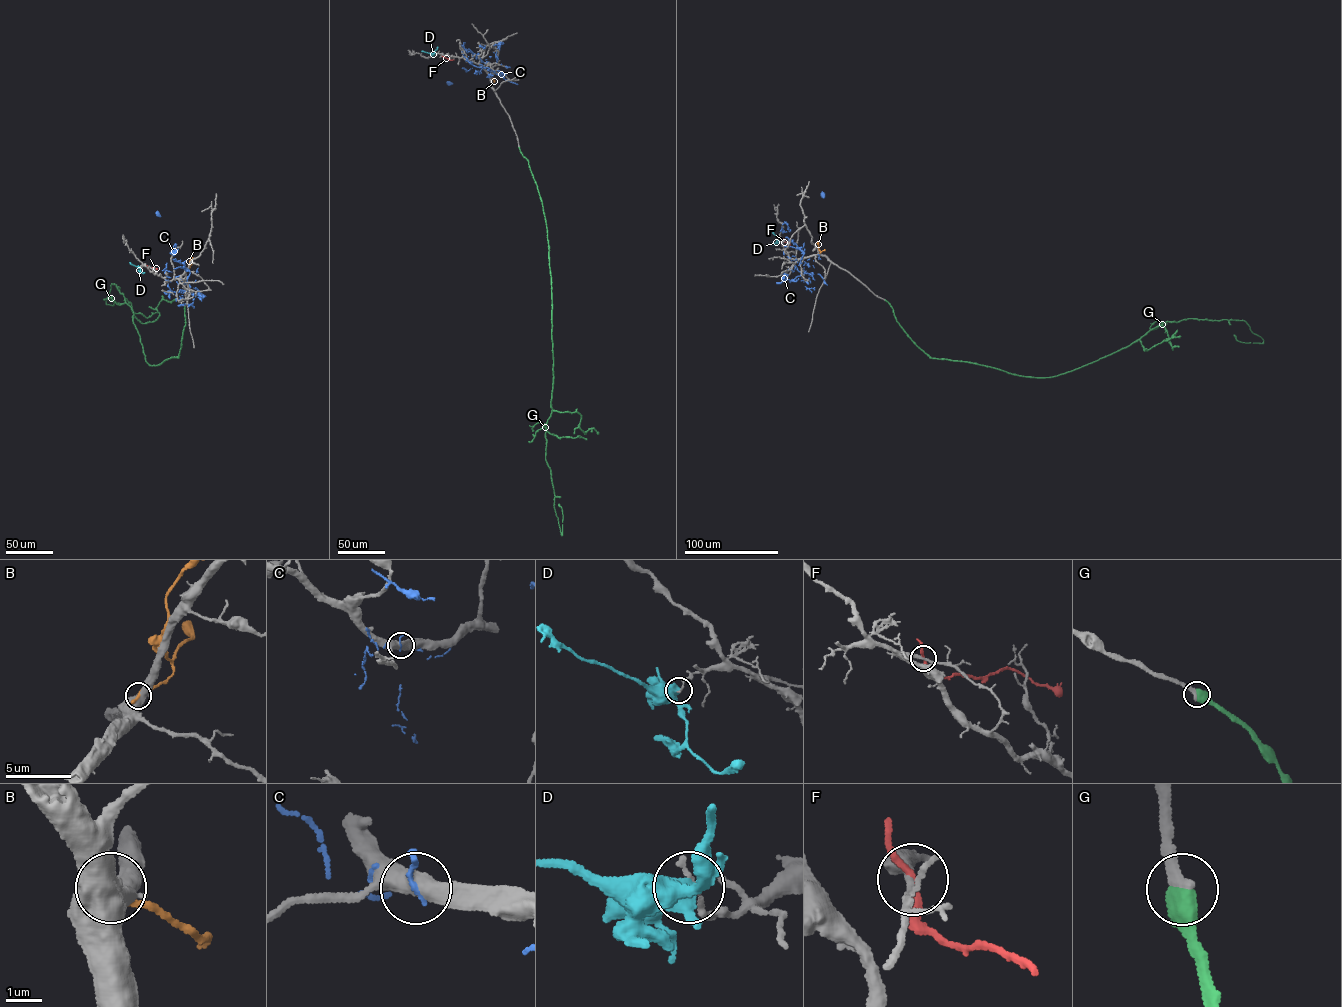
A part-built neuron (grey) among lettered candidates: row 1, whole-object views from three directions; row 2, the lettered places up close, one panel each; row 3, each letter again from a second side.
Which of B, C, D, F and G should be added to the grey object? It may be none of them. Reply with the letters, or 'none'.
G

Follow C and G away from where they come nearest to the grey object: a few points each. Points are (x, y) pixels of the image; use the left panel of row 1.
C: (168, 281), (160, 216), (179, 261), (189, 270), (186, 281), (200, 294), (201, 299), (198, 297)
G: (185, 305), (178, 357), (151, 365), (145, 359), (131, 308), (111, 283), (106, 302), (113, 305), (113, 299)

